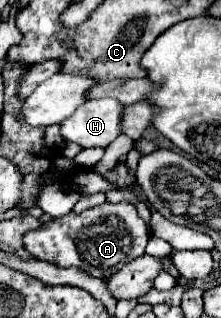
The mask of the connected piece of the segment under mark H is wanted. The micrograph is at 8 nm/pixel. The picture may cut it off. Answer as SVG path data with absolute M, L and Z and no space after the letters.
M93 99L63 119L59 133L65 141L81 147L107 147L121 135L121 115L123 105L115 99Z

